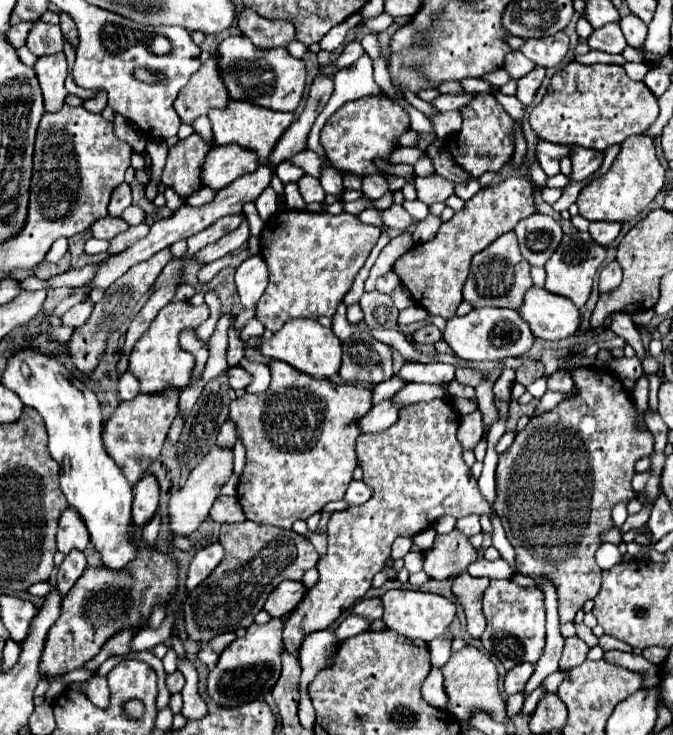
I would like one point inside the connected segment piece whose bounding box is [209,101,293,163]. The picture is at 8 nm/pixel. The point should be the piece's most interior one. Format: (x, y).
(241, 122)

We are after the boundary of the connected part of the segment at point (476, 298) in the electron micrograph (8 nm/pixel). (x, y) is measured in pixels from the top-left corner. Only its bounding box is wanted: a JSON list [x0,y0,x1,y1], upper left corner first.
[463,233,533,309]

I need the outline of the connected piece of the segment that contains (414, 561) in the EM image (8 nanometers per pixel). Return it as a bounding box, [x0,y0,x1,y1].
[405,551,423,573]

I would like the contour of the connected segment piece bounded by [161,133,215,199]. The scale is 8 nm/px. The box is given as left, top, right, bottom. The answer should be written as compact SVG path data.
M199 133L189 135L169 149L167 165L161 175L161 183L171 187L181 199L187 199L201 189L201 167L205 155L213 149L213 141L207 143Z

